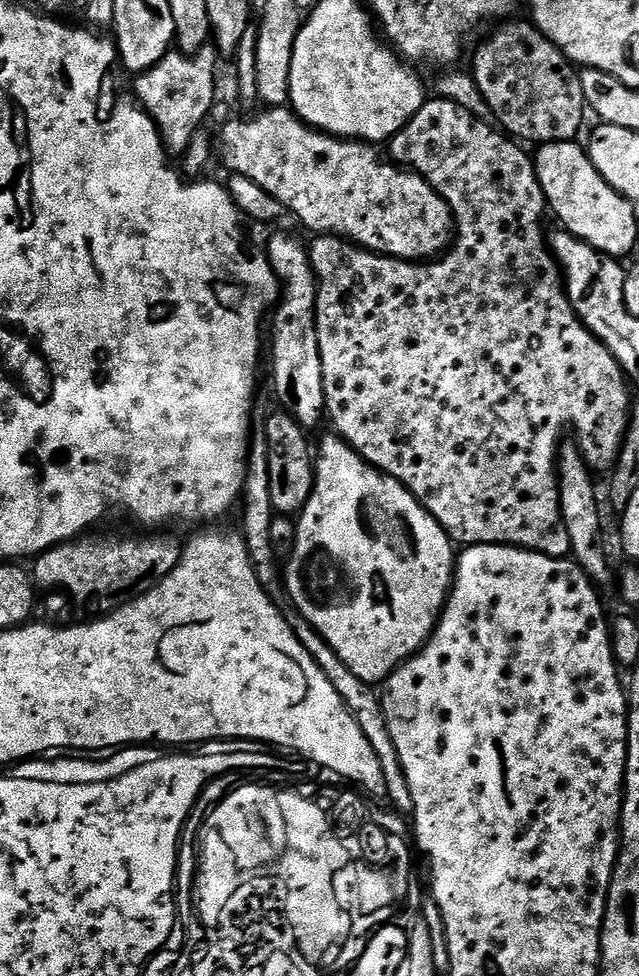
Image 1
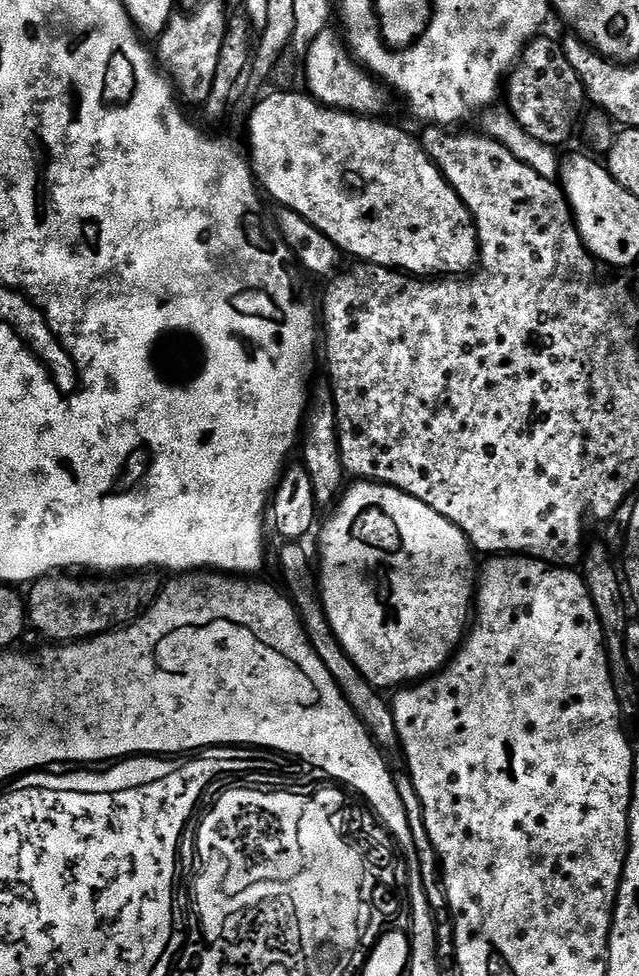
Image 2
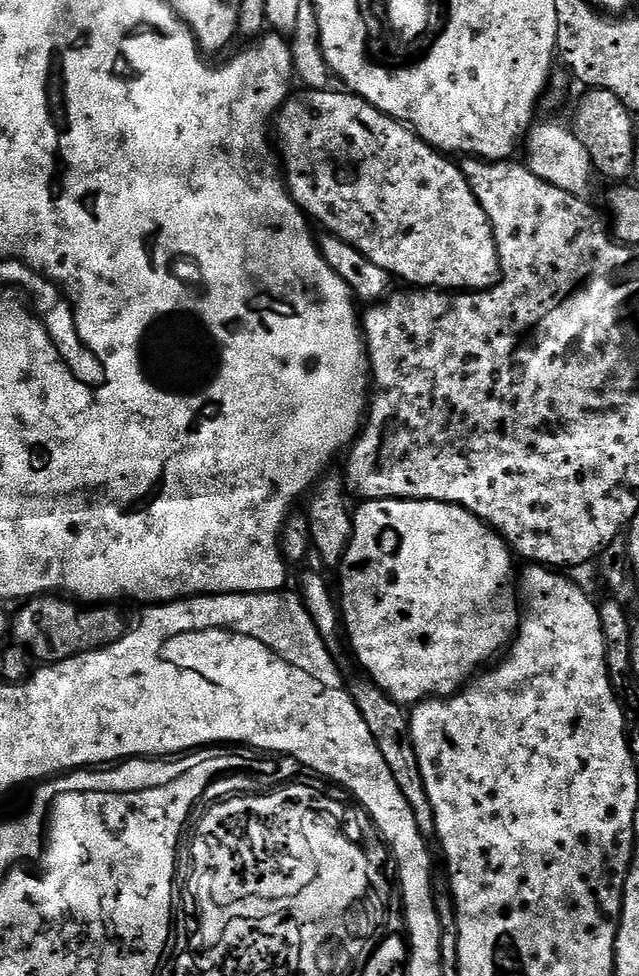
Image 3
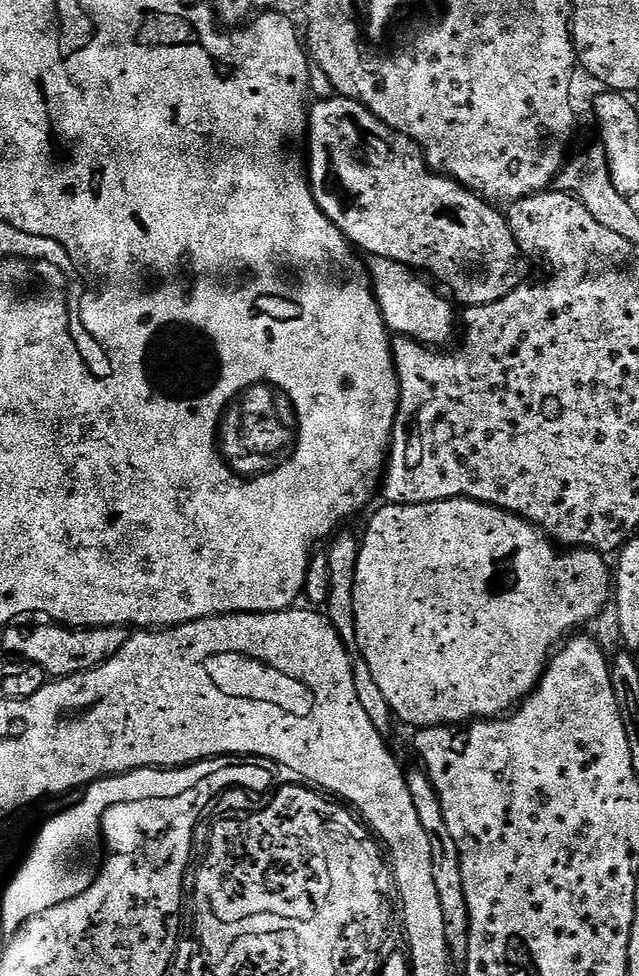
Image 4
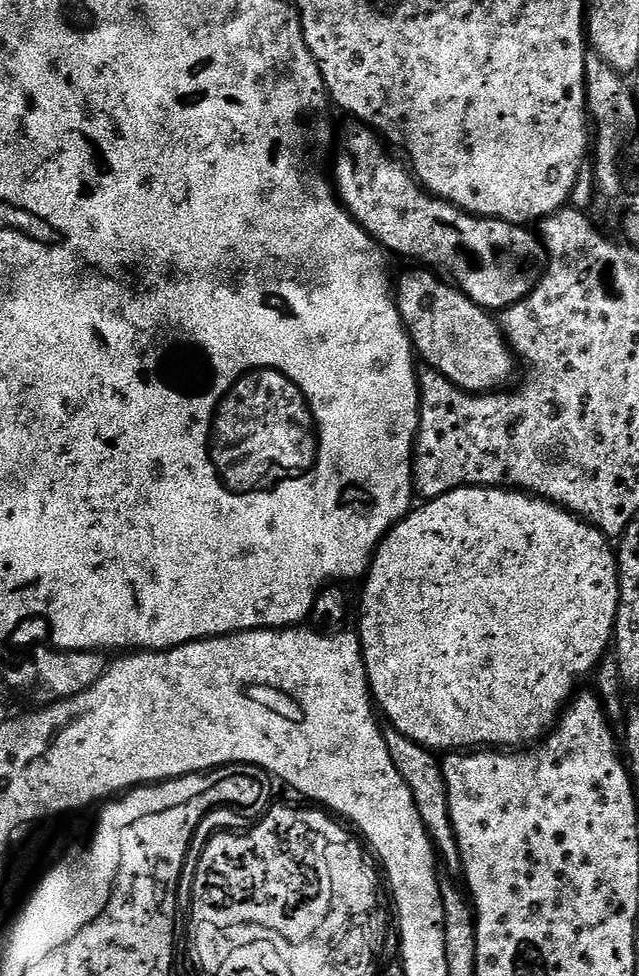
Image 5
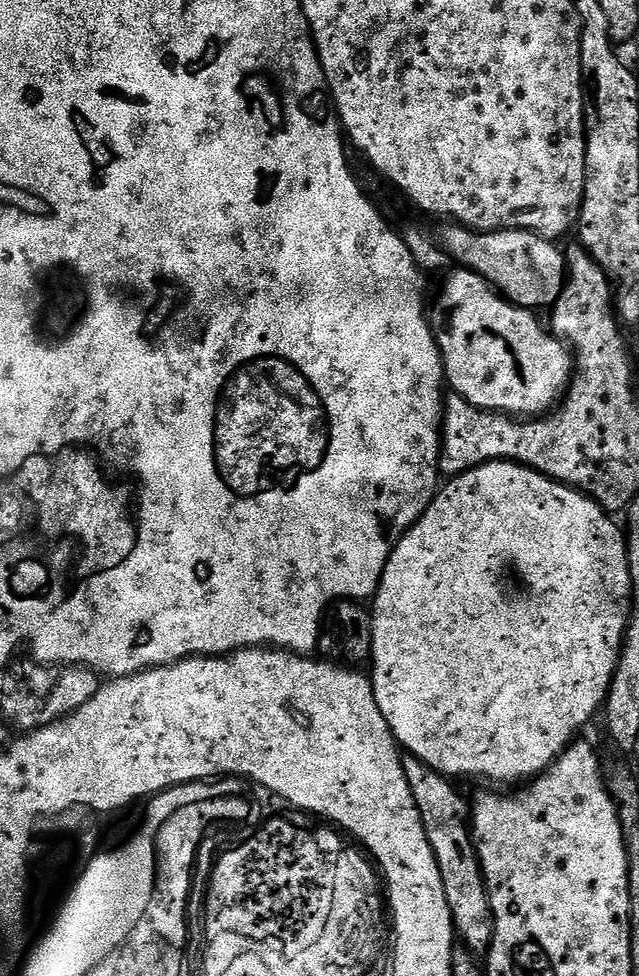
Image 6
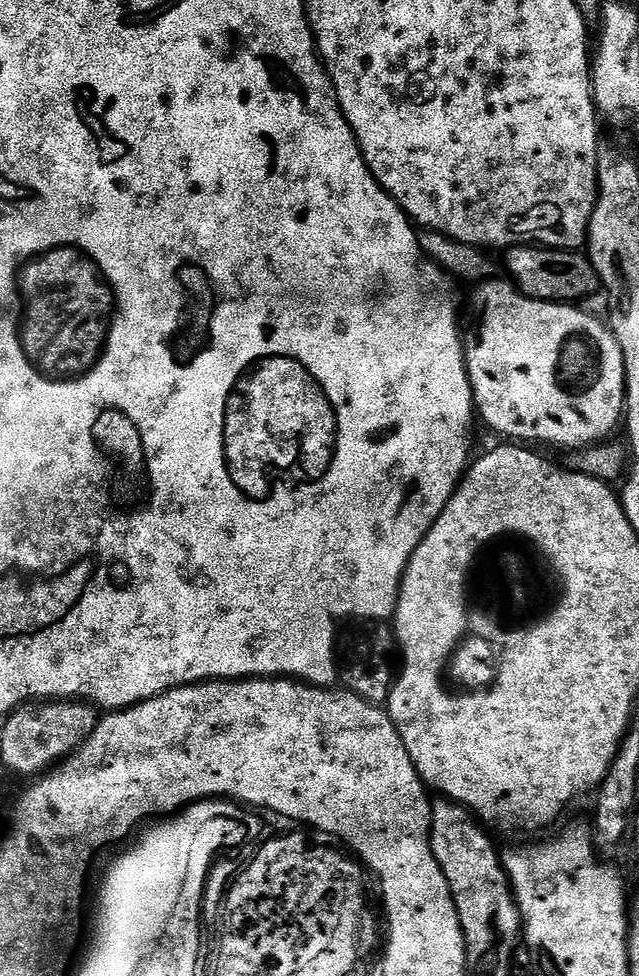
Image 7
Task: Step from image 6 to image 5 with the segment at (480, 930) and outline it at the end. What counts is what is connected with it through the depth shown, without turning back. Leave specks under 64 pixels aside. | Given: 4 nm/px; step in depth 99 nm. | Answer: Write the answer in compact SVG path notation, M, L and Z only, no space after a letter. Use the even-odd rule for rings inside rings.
M388 726L384 728L386 738L386 750L390 750L390 758L394 766L398 766L398 774L402 774L402 782L410 790L414 802L418 806L418 814L426 826L428 835L432 837L433 845L444 862L452 872L459 873L463 864L461 862L461 850L457 844L457 838L453 834L452 819L449 816L448 788L445 786L443 765L439 759L435 760L433 753L424 748L418 742L406 738L398 729Z

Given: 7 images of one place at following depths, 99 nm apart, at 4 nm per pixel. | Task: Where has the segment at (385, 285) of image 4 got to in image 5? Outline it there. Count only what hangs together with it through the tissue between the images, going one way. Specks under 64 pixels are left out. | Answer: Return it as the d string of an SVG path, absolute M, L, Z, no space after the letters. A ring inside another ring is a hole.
M420 270L424 272L404 272L401 276L398 276L398 279L394 284L394 291L396 293L396 305L400 311L400 317L404 323L404 329L408 331L408 336L412 339L412 347L419 359L424 360L429 369L433 372L440 372L444 377L447 378L450 382L454 382L458 387L464 392L495 392L497 390L503 389L504 384L512 376L512 371L515 370L516 364L518 368L518 360L514 355L511 348L508 346L508 341L504 338L504 330L500 327L497 317L493 315L491 311L487 308L479 308L474 301L466 295L466 293L461 289L456 287L455 284L449 282L447 279L441 278L437 273L431 270Z

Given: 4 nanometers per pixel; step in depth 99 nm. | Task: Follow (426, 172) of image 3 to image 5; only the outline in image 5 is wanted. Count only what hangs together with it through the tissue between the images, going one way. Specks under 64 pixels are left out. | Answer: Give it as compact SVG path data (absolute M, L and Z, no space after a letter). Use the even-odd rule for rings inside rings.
M348 122L345 126L336 144L334 187L340 203L351 212L354 219L393 257L409 256L412 260L421 260L424 263L421 265L461 288L479 308L503 310L525 300L532 293L542 272L542 245L539 239L533 233L531 236L527 227L475 216L450 202L439 200L437 196L431 196L420 186L411 171L403 163L400 165L391 154L385 141L367 124Z

